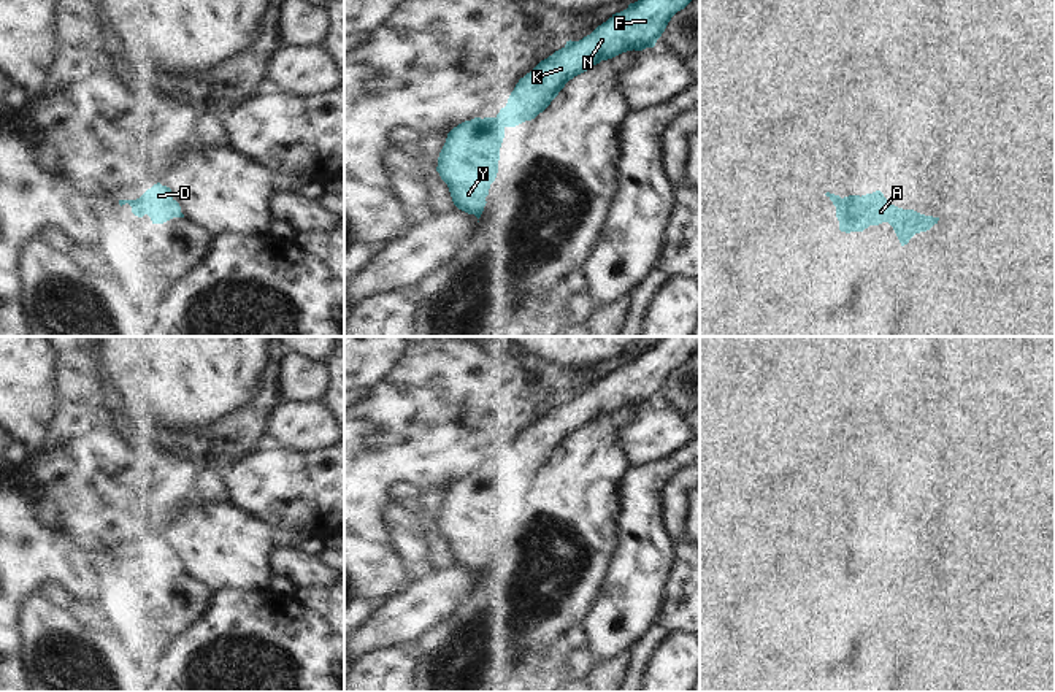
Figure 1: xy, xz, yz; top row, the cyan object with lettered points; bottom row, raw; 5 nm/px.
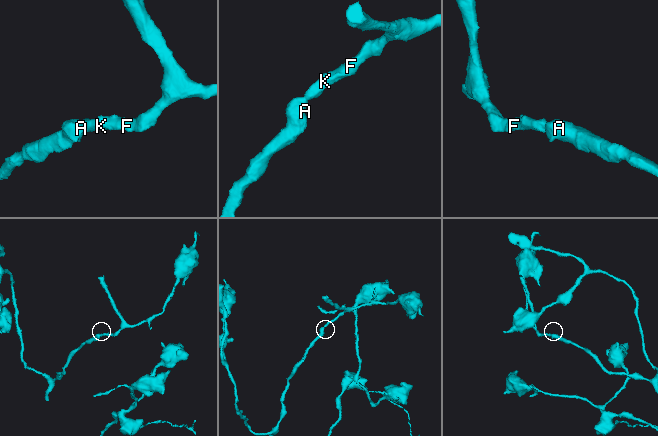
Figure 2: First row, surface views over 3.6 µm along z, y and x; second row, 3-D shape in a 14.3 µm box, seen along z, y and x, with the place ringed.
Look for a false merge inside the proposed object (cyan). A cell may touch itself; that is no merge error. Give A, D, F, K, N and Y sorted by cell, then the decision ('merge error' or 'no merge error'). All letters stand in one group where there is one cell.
groups A D F K N Y; no merge error

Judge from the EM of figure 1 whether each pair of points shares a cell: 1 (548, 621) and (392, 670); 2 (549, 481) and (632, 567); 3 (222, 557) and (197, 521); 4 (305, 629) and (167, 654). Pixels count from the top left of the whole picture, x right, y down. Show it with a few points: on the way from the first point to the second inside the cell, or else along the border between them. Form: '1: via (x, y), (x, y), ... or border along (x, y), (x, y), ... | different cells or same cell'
1: border along (416, 642), (418, 661), (413, 675) | different cells
2: border along (622, 515), (619, 549), (602, 586) | different cells
3: via (221, 548), (203, 530) | same cell
4: via (270, 632), (218, 634), (202, 643) | same cell

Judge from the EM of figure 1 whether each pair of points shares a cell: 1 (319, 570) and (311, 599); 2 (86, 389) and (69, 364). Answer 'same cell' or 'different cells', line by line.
1: different cells
2: same cell

